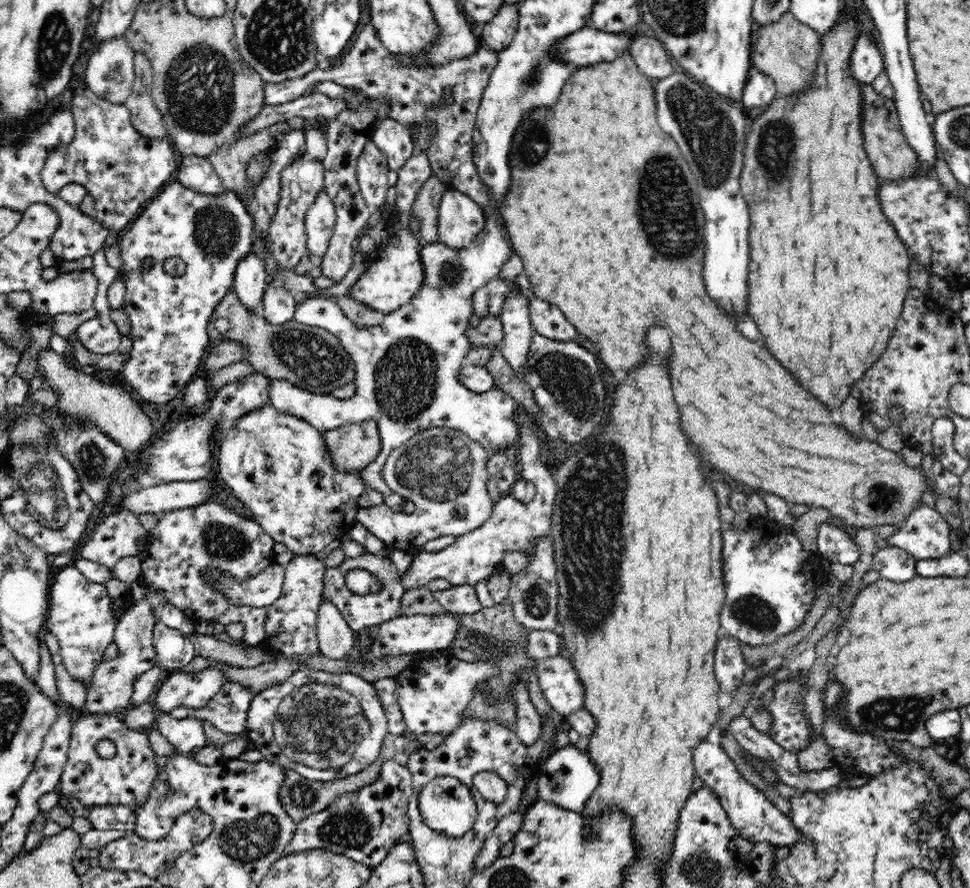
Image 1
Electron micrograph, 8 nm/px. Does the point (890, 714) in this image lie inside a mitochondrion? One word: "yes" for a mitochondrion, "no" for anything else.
yes

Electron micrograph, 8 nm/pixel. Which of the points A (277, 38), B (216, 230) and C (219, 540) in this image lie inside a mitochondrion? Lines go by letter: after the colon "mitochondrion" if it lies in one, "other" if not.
A: mitochondrion
B: mitochondrion
C: mitochondrion

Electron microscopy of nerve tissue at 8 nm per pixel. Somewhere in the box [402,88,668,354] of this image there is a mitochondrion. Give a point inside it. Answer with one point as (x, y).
(534, 143)

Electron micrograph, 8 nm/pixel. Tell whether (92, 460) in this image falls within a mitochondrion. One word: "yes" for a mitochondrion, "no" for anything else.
yes

